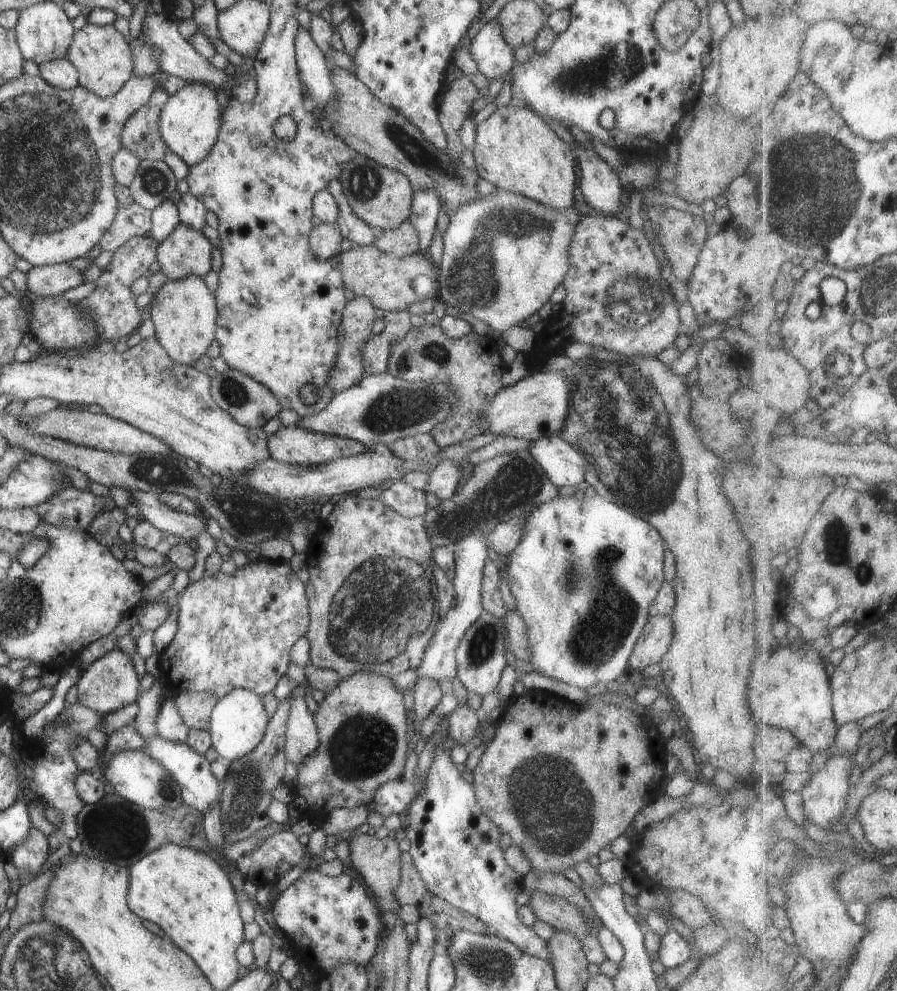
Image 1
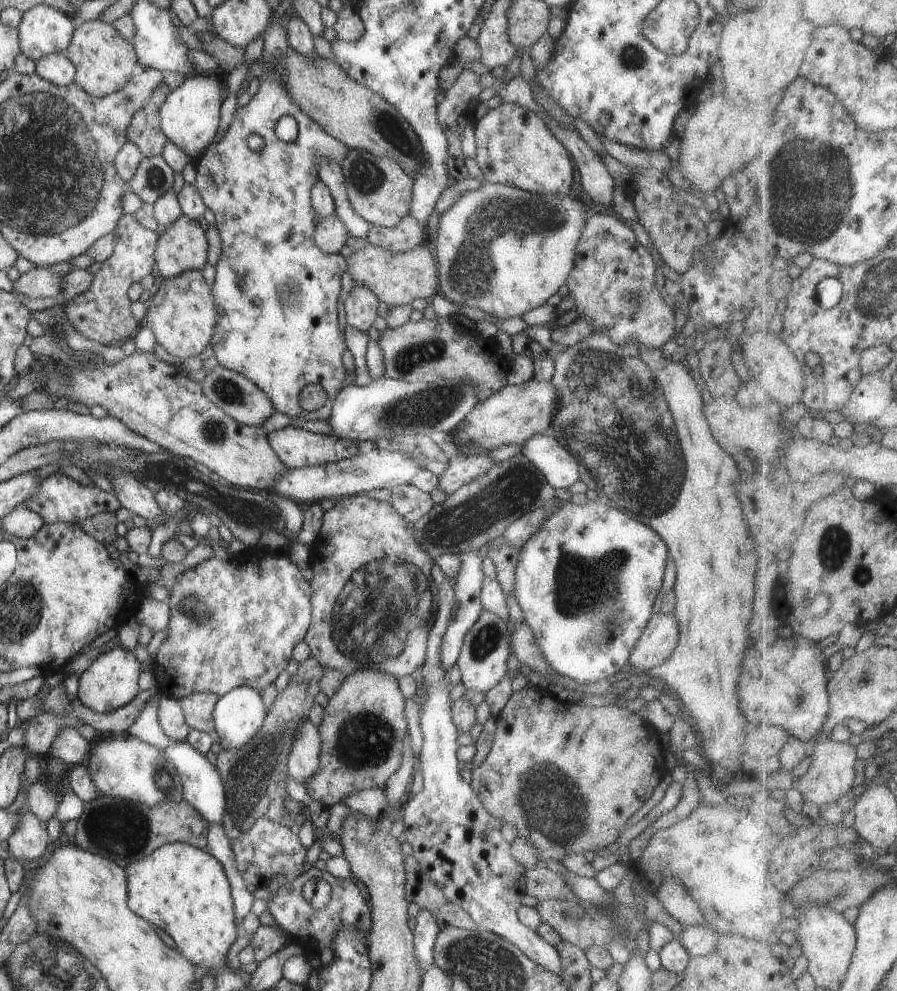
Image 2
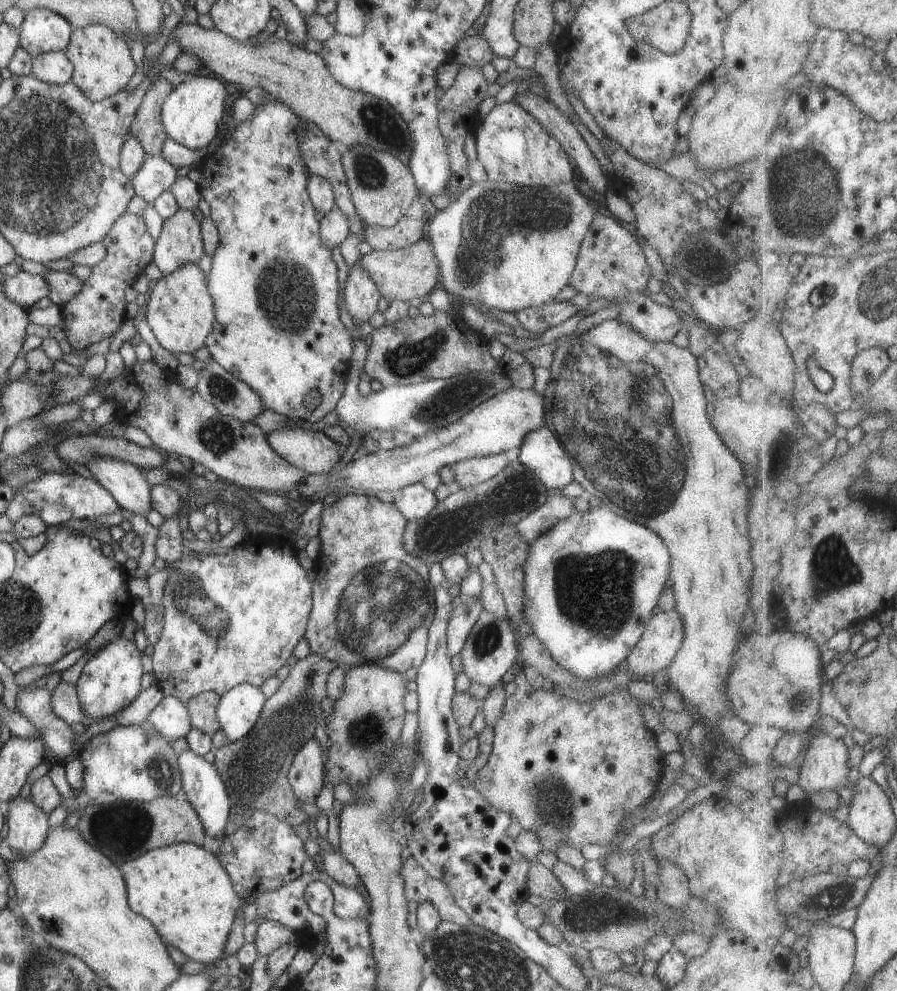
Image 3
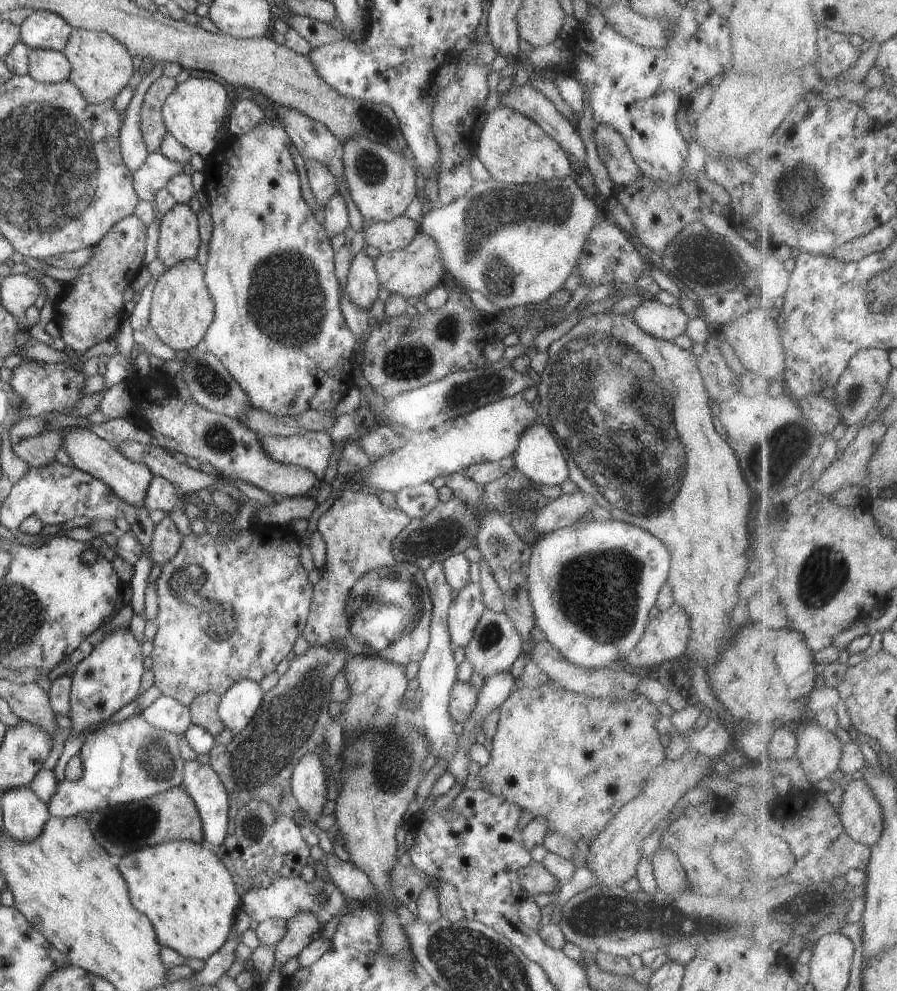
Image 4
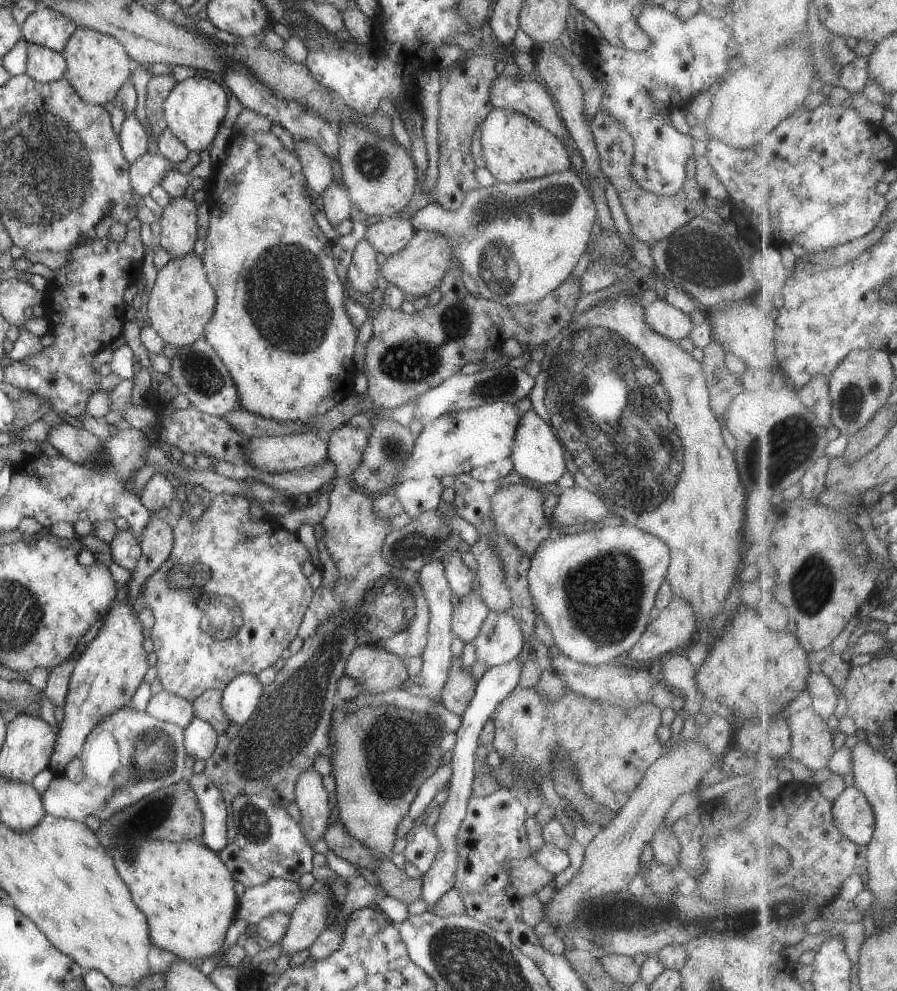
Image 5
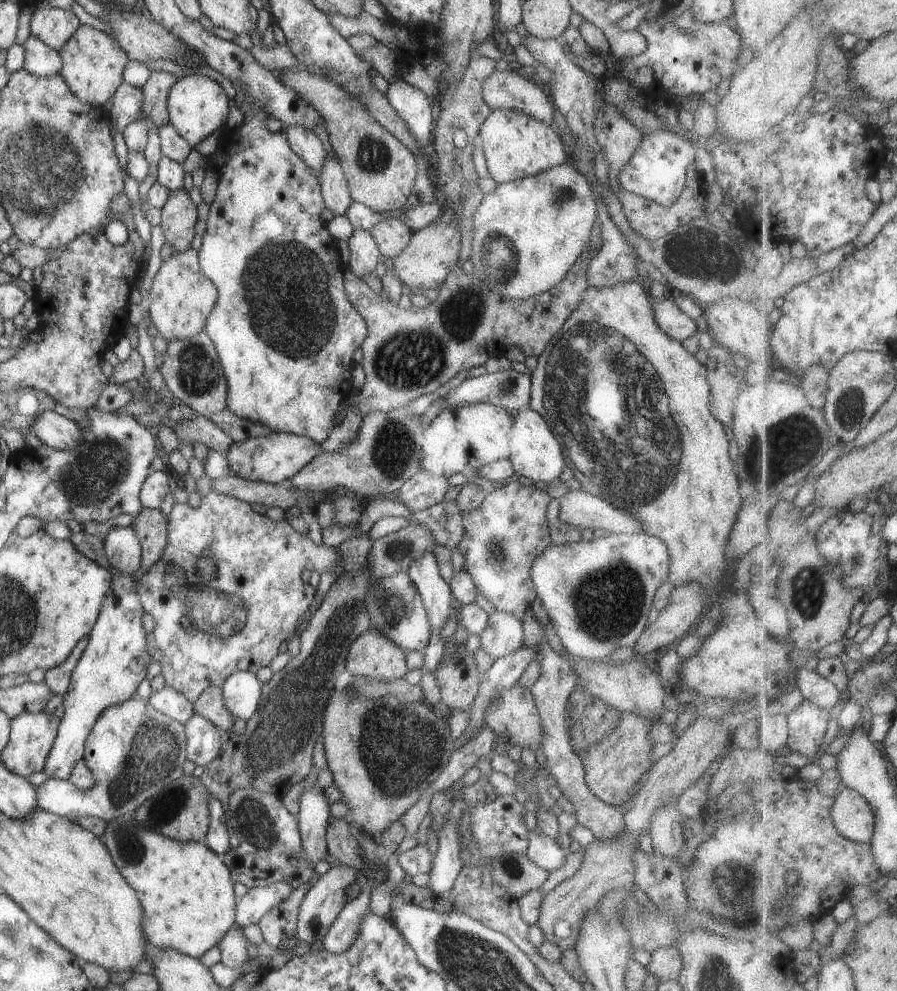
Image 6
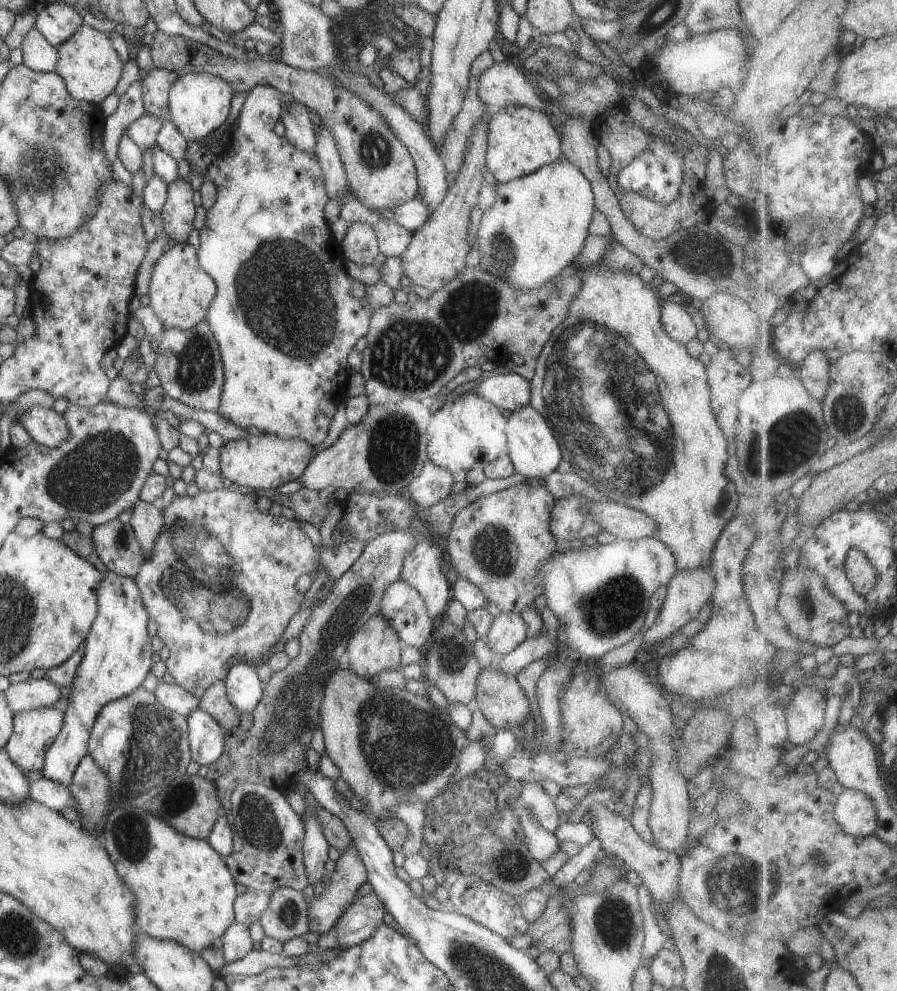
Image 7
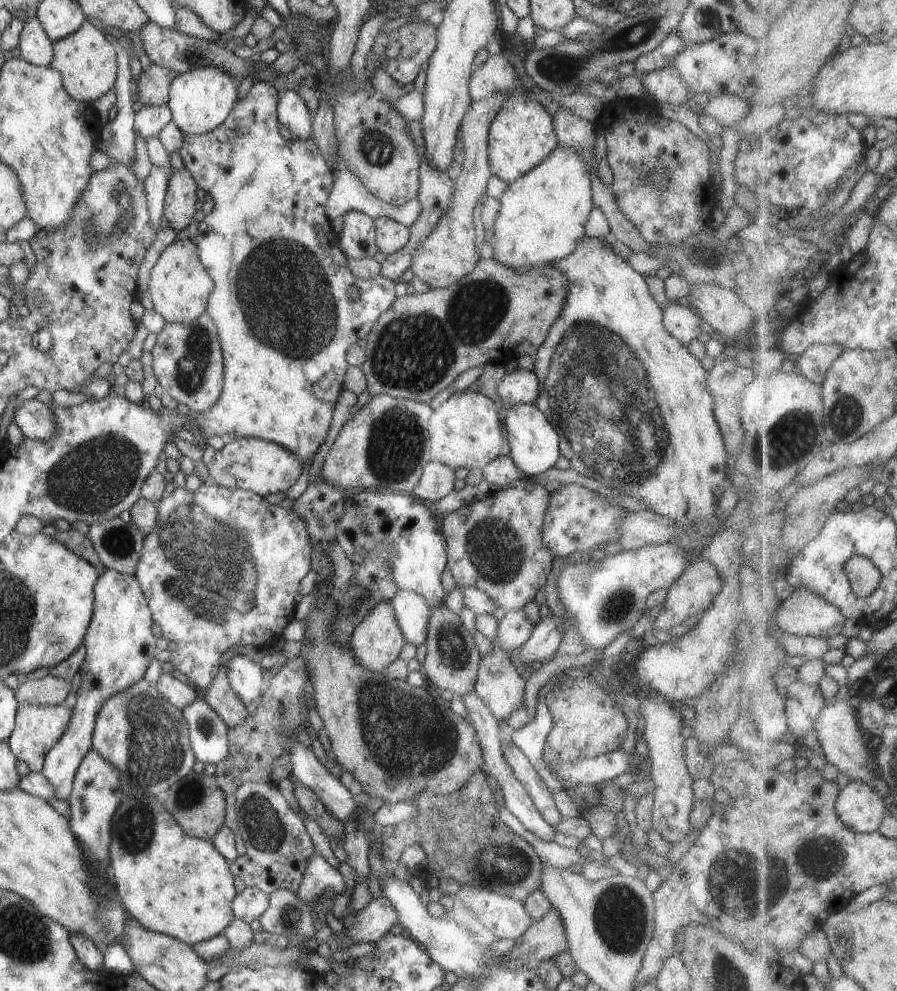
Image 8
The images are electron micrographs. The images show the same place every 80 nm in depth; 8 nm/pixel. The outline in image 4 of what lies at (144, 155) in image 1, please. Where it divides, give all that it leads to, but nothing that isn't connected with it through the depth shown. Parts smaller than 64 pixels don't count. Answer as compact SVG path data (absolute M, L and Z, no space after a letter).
M159 75L144 94L140 106L140 133L149 153L157 153L166 133L162 119L162 104L167 95L175 88L175 77Z

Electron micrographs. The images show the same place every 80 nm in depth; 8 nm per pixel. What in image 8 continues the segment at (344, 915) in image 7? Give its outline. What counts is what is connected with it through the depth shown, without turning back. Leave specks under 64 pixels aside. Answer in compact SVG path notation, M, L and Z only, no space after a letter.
M384 897L371 898L365 907L355 912L353 922L344 928L345 934L353 944L377 941L391 924L397 922L397 912Z

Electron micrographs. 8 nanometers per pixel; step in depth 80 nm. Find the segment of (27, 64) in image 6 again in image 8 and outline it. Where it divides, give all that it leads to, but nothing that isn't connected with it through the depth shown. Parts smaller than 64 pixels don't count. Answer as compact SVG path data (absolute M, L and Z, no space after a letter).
M31 18L24 22L19 32L17 46L21 60L33 66L45 67L53 60L52 42L41 29L37 18Z

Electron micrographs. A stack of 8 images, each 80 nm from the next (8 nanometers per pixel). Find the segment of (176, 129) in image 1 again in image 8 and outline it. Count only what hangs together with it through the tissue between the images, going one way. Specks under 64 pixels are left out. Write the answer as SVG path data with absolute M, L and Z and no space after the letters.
M195 68L183 74L176 74L168 89L166 106L171 114L170 120L184 134L201 135L216 128L232 110L236 99L237 83L225 72L217 68Z

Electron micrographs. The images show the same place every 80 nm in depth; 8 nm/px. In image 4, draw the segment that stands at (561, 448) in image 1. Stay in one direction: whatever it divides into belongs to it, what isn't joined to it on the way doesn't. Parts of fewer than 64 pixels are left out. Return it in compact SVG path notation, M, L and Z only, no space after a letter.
M541 422L530 424L518 438L513 468L535 484L559 485L568 477L568 464L553 433Z

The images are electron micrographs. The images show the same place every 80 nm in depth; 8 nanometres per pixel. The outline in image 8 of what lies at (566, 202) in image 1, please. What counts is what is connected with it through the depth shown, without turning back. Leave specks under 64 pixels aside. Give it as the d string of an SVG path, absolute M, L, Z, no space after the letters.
M528 92L519 96L509 96L488 129L486 150L490 174L505 183L512 182L525 172L529 172L533 166L539 165L539 162L547 158L557 145L552 116L548 108L531 100Z

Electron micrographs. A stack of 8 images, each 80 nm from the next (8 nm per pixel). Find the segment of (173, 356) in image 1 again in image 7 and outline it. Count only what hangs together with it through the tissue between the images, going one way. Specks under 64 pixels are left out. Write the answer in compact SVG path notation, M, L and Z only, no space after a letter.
M177 241L156 260L146 294L149 297L148 306L153 309L164 329L187 330L205 320L208 304L216 294L216 286L199 266L196 248L186 241Z

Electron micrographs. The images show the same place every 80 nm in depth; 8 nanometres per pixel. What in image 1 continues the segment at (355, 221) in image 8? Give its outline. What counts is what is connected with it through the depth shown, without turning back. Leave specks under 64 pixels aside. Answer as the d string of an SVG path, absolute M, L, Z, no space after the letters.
M354 296L353 299L345 303L340 320L345 334L343 340L341 340L341 344L338 344L336 360L328 374L328 385L332 388L332 394L357 384L365 376L361 350L365 344L372 342L371 325L375 319L374 306L370 303L369 298Z

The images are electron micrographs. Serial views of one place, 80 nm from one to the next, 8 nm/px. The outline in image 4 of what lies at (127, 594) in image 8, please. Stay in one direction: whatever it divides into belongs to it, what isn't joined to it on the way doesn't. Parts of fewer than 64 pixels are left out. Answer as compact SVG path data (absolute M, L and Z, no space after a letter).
M129 626L113 630L93 646L91 652L74 666L70 676L68 718L72 725L69 735L75 736L87 727L99 725L138 696L141 692L139 680L144 672L143 658Z

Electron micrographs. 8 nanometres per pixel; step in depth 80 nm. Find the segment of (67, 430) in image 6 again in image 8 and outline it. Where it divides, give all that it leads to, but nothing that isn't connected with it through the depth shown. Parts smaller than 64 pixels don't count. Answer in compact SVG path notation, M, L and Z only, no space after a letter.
M25 400L15 409L12 420L24 437L47 442L55 432L55 420L48 408L37 400Z

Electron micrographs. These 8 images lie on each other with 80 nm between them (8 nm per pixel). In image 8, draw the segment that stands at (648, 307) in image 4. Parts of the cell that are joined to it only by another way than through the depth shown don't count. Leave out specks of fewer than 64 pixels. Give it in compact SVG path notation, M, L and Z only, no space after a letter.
M669 302L662 309L662 316L662 324L667 334L681 344L686 346L699 336L700 319L685 302Z

